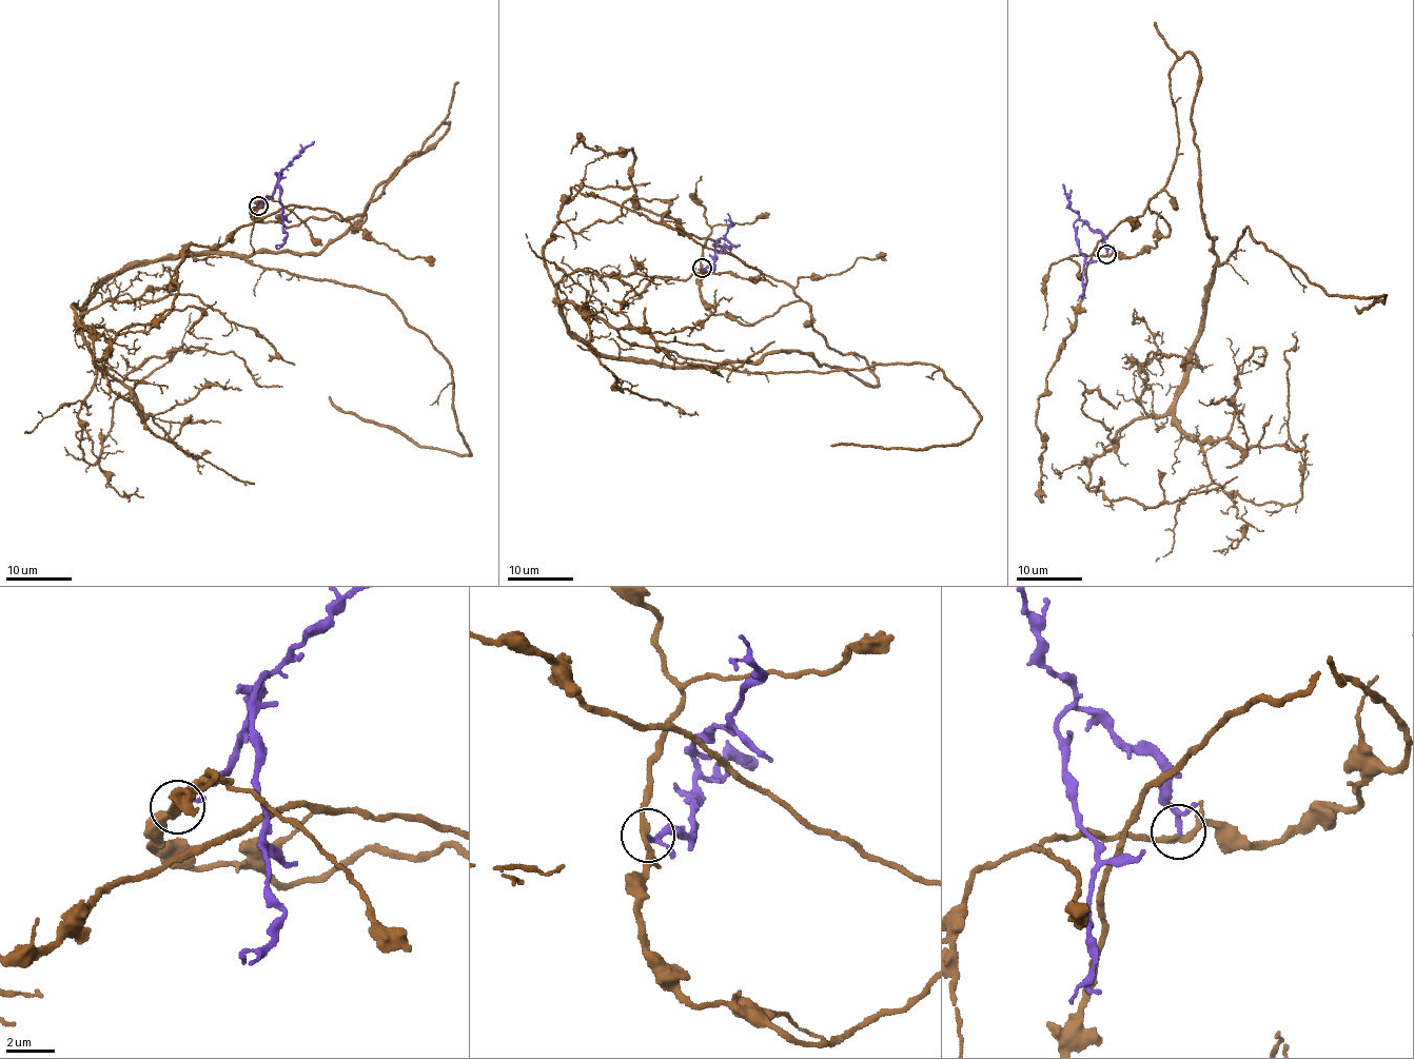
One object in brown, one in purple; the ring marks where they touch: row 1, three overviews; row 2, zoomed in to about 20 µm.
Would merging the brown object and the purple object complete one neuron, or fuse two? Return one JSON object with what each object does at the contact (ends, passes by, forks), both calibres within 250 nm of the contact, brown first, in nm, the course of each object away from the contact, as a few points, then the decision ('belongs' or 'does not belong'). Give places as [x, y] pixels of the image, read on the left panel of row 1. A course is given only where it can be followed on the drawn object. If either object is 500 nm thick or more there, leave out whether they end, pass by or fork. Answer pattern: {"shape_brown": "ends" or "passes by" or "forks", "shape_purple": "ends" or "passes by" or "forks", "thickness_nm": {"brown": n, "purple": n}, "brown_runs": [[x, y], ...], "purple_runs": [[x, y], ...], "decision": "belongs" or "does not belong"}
{"shape_brown": "passes by", "shape_purple": "passes by", "thickness_nm": {"brown": 240, "purple": 150}, "brown_runs": [[257, 206], [357, 217], [448, 123], [318, 253], [171, 255], [98, 290], [83, 458], [208, 344]], "purple_runs": [[257, 206], [274, 190], [281, 170], [278, 188], [286, 238], [278, 248]], "decision": "does not belong"}

